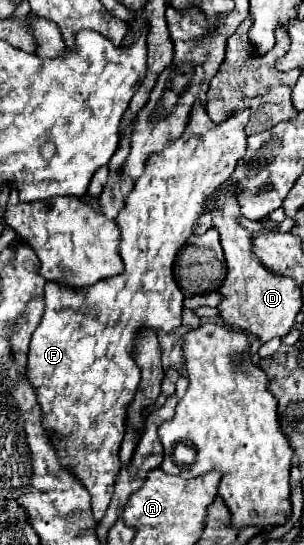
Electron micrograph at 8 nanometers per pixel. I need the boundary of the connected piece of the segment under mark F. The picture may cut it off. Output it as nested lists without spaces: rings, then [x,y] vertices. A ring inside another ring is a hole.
[[[195,105],[185,133],[161,153],[151,155],[145,173],[137,179],[125,207],[117,215],[121,231],[119,255],[125,271],[119,277],[103,279],[87,289],[69,289],[55,283],[45,285],[45,313],[31,337],[27,377],[31,387],[37,391],[37,401],[43,411],[43,427],[51,435],[57,457],[61,457],[61,465],[71,469],[81,485],[89,489],[91,509],[97,523],[105,517],[113,497],[115,477],[121,469],[119,447],[125,435],[125,413],[141,381],[141,371],[131,357],[133,341],[141,329],[173,331],[181,325],[183,293],[173,281],[173,261],[177,251],[193,233],[197,219],[205,213],[205,203],[213,197],[217,187],[231,177],[237,161],[243,157],[247,121],[249,111],[241,111],[217,127],[205,109]]]

